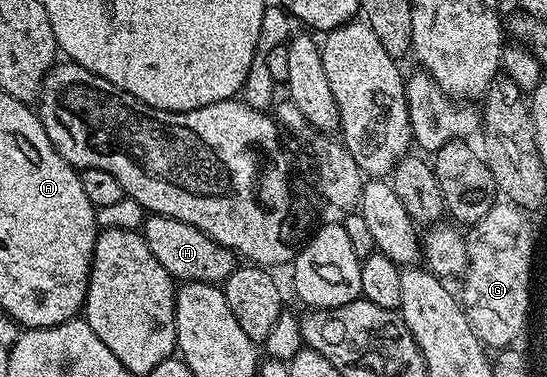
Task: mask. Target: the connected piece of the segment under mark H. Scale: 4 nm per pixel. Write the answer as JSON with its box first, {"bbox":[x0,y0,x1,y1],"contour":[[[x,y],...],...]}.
{"bbox":[140,214,236,283],"contour":[[[150,214],[140,227],[142,239],[152,248],[152,256],[160,260],[160,268],[168,272],[171,278],[179,283],[213,282],[225,283],[228,276],[236,268],[236,255],[228,247],[212,240],[200,228],[192,228],[192,224],[184,224],[175,218],[163,214]]]}

